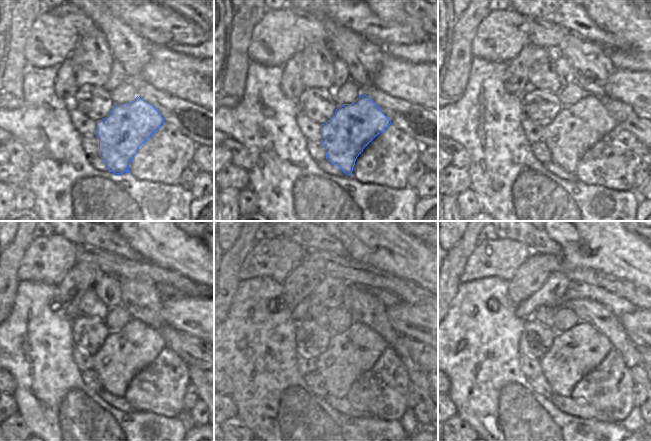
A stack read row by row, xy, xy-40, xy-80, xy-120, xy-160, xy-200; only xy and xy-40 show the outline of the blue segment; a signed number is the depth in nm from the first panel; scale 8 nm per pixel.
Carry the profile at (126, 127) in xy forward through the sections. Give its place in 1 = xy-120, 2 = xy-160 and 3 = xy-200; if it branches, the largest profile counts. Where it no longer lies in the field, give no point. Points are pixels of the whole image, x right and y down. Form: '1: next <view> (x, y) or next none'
1: next xy-120 (125, 352)
2: next xy-160 (349, 354)
3: next xy-200 (575, 352)

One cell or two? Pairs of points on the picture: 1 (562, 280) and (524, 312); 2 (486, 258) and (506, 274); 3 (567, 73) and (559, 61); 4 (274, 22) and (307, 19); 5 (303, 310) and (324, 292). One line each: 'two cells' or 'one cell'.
1: one cell
2: one cell
3: one cell
4: two cells
5: one cell

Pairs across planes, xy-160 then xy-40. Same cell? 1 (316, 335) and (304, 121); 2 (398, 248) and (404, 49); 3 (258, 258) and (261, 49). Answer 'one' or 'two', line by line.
1: two
2: two
3: one

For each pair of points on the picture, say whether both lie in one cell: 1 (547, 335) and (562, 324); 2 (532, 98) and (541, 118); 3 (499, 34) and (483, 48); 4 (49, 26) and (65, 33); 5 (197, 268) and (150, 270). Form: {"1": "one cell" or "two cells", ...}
{"1": "two cells", "2": "one cell", "3": "one cell", "4": "one cell", "5": "two cells"}

